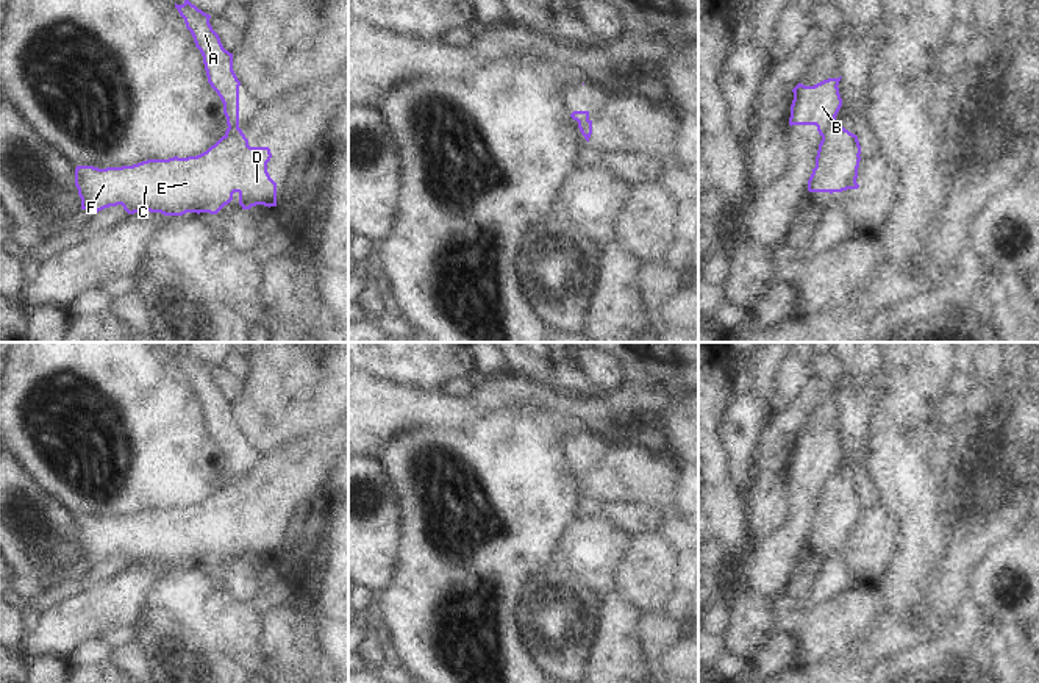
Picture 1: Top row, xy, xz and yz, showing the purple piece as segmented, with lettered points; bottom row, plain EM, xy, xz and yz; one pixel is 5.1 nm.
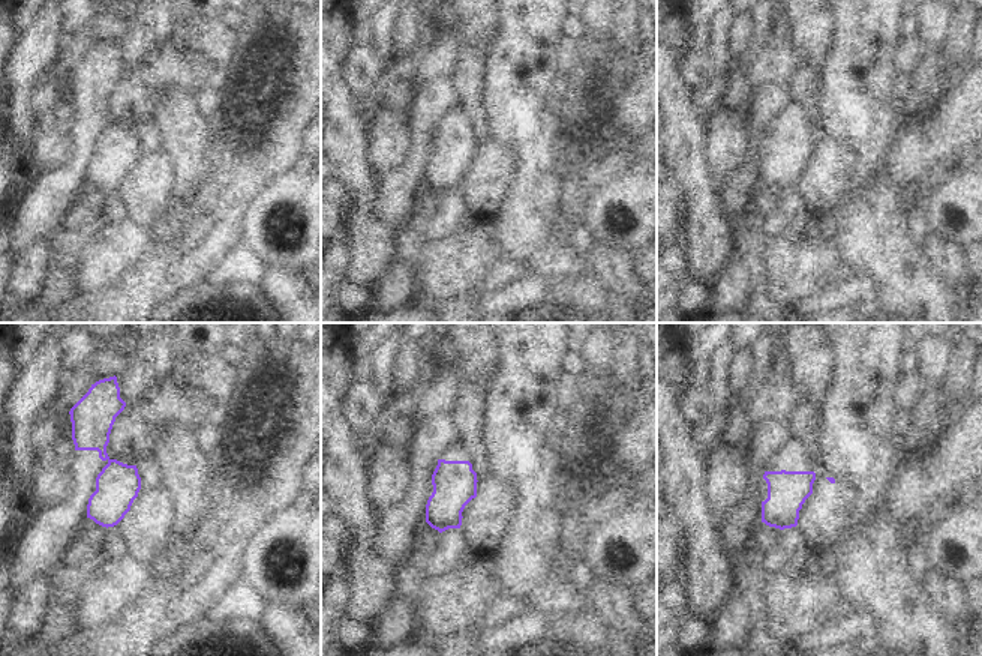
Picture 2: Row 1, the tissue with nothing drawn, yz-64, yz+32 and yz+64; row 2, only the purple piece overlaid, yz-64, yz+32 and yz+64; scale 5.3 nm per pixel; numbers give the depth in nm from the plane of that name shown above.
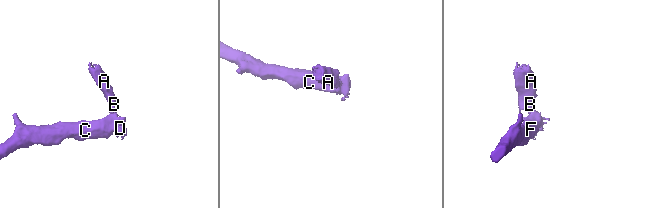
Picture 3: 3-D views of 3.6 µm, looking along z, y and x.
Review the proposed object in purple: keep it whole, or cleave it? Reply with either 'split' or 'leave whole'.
split

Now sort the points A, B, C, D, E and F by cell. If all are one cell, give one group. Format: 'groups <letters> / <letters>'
groups A B / C D E F

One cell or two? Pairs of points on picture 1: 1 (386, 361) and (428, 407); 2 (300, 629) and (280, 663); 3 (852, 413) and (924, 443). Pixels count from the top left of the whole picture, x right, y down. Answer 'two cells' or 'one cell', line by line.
1: two cells
2: one cell
3: one cell

